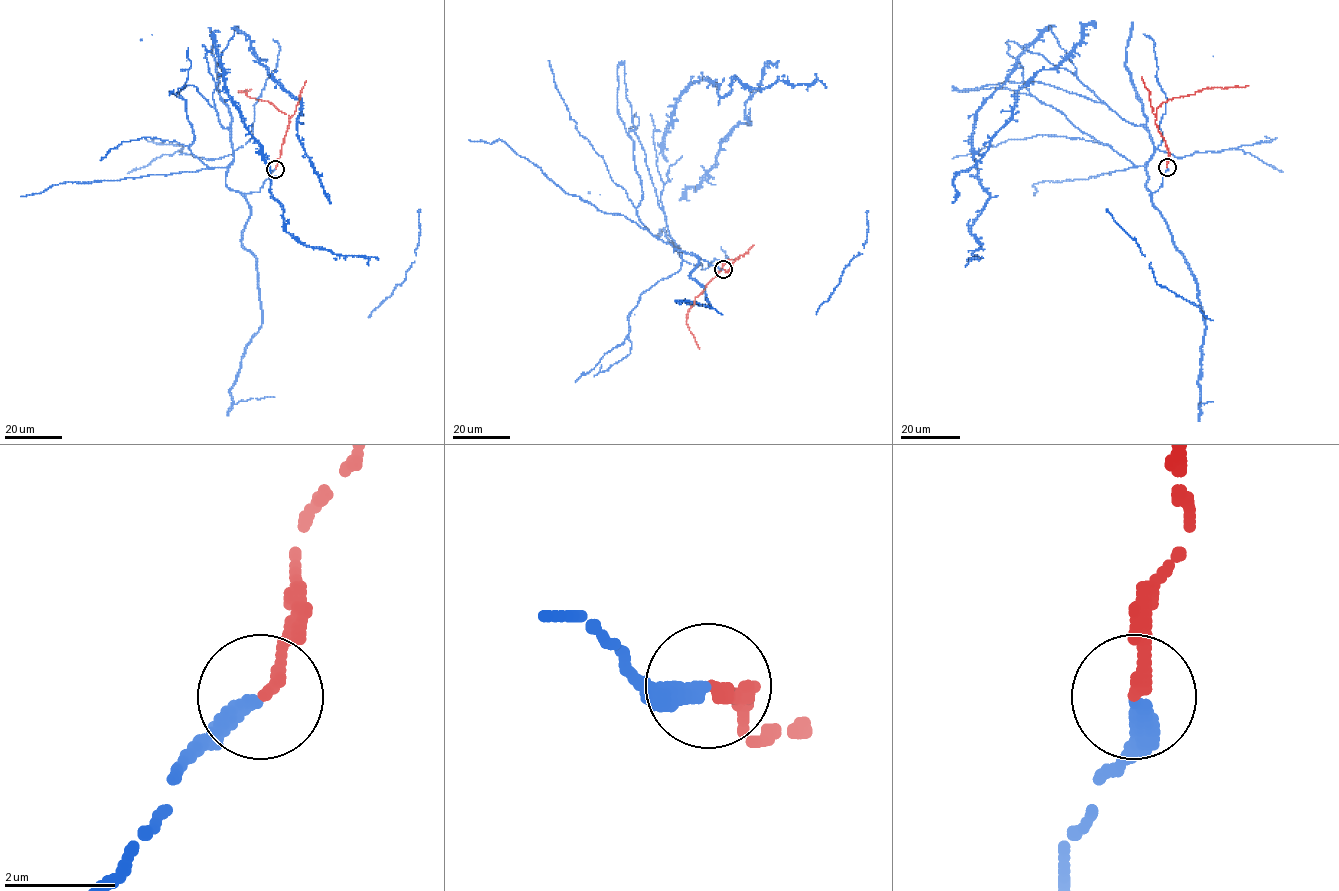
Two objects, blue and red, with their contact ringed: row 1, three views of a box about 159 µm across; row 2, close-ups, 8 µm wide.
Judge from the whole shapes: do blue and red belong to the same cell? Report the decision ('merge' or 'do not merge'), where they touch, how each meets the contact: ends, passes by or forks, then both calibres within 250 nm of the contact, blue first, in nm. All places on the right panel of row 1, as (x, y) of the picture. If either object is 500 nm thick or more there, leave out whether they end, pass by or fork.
merge; place (1167, 167); blue ends; red ends; calibres 340 and 260 nm

